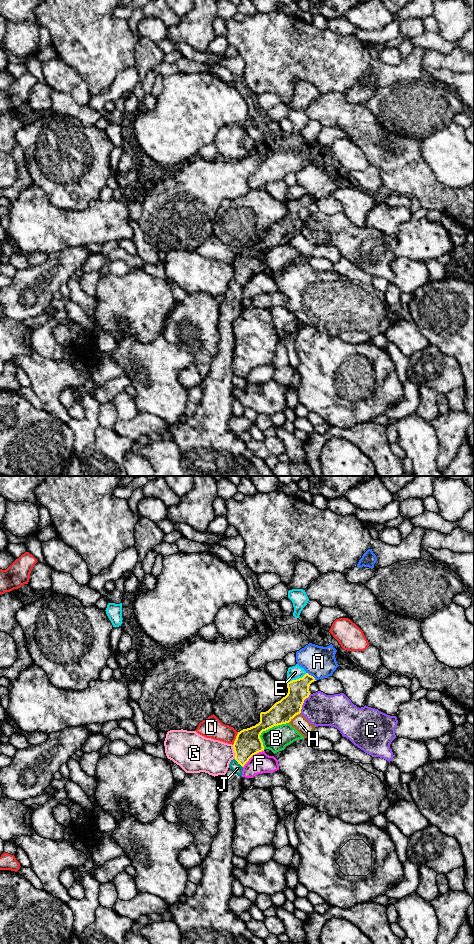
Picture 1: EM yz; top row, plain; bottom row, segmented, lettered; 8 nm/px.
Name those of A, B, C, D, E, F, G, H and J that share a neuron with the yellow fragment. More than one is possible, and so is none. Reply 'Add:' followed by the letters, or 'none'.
Add: J

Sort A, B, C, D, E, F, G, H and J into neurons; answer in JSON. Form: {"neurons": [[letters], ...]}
{"neurons": [["A"], ["B"], ["C"], ["D"], ["E"], ["F"], ["G", "H"], ["J"]]}

